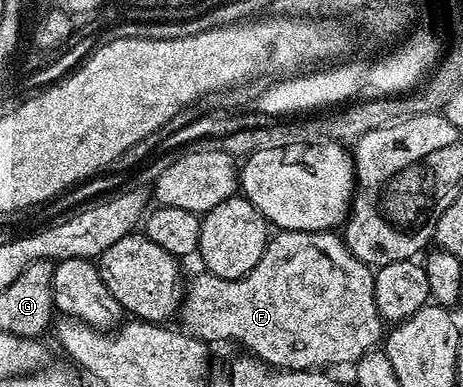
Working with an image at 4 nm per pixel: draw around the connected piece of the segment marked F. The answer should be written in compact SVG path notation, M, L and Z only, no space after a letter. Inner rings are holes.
M282 230L273 233L268 240L268 247L264 249L262 260L246 276L241 278L219 278L207 272L200 275L186 286L186 293L182 299L182 305L178 310L178 318L181 318L183 329L198 338L202 342L215 344L215 342L237 342L245 346L249 355L255 356L279 371L282 370L311 370L319 371L321 368L332 368L328 366L344 366L355 364L363 358L366 352L370 352L381 341L382 319L374 302L374 270L362 260L358 260L348 250L343 237L339 233L326 230L315 230L314 232L302 232L301 230Z

